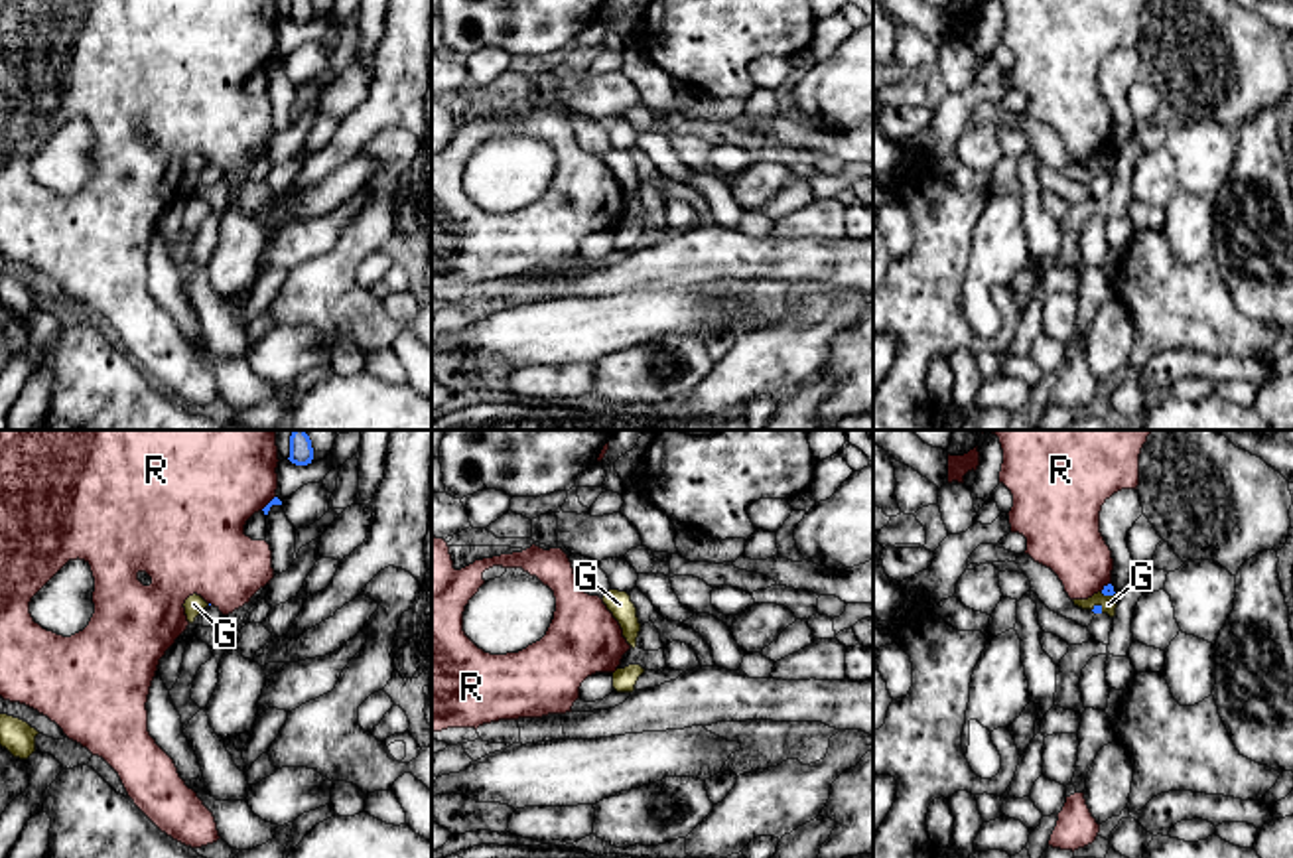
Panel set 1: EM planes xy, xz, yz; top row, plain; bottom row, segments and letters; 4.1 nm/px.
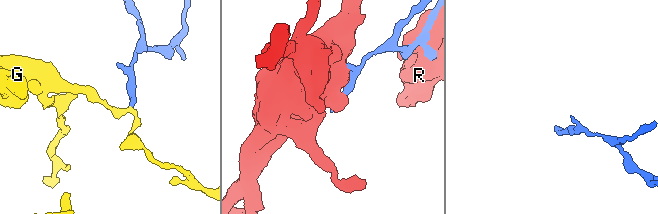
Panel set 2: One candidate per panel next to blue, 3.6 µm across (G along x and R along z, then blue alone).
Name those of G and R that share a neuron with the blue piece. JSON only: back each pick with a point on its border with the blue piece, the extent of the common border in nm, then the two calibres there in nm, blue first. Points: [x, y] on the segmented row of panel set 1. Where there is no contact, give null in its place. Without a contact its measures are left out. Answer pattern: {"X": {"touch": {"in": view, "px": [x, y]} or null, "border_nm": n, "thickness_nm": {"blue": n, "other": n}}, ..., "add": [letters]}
{"add": []}

